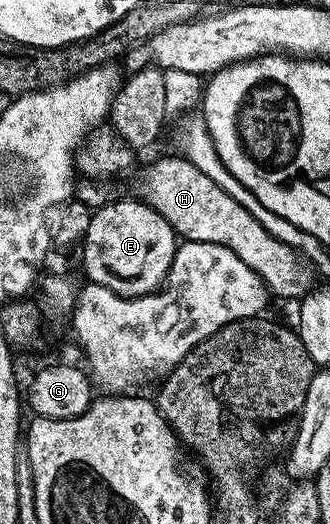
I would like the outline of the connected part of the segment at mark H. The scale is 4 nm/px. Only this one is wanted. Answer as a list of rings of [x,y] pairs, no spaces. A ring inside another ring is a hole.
[[[183,155],[177,157],[161,157],[153,161],[145,169],[141,177],[140,200],[146,205],[159,211],[167,223],[177,232],[178,238],[187,241],[198,241],[199,243],[215,243],[235,251],[259,279],[263,279],[266,289],[274,298],[294,297],[300,299],[314,288],[313,269],[305,265],[305,261],[296,252],[294,246],[285,241],[280,241],[275,235],[271,235],[215,179],[207,179],[195,163],[191,163]]]

